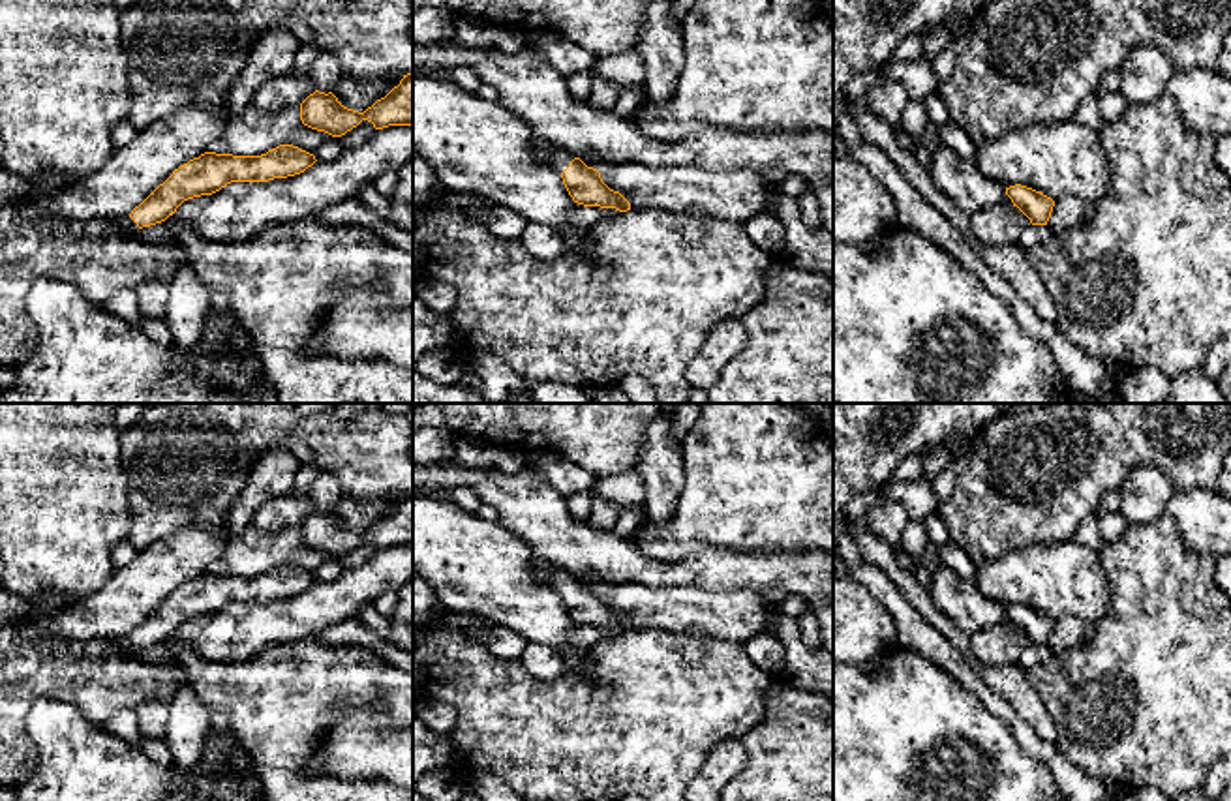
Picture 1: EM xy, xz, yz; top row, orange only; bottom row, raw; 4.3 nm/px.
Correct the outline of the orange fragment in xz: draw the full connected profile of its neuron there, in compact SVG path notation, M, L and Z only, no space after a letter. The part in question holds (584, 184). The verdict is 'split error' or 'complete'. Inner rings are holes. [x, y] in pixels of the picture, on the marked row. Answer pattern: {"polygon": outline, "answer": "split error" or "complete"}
{"polygon": "M539 137L533 144L539 161L554 165L563 178L563 184L574 203L584 206L616 208L619 212L631 210L631 203L610 189L600 173L587 167L580 158Z", "answer": "split error"}

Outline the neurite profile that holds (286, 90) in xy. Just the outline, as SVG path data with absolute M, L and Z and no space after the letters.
M308 73L278 75L266 81L251 99L261 114L276 114L300 103L317 88Z

